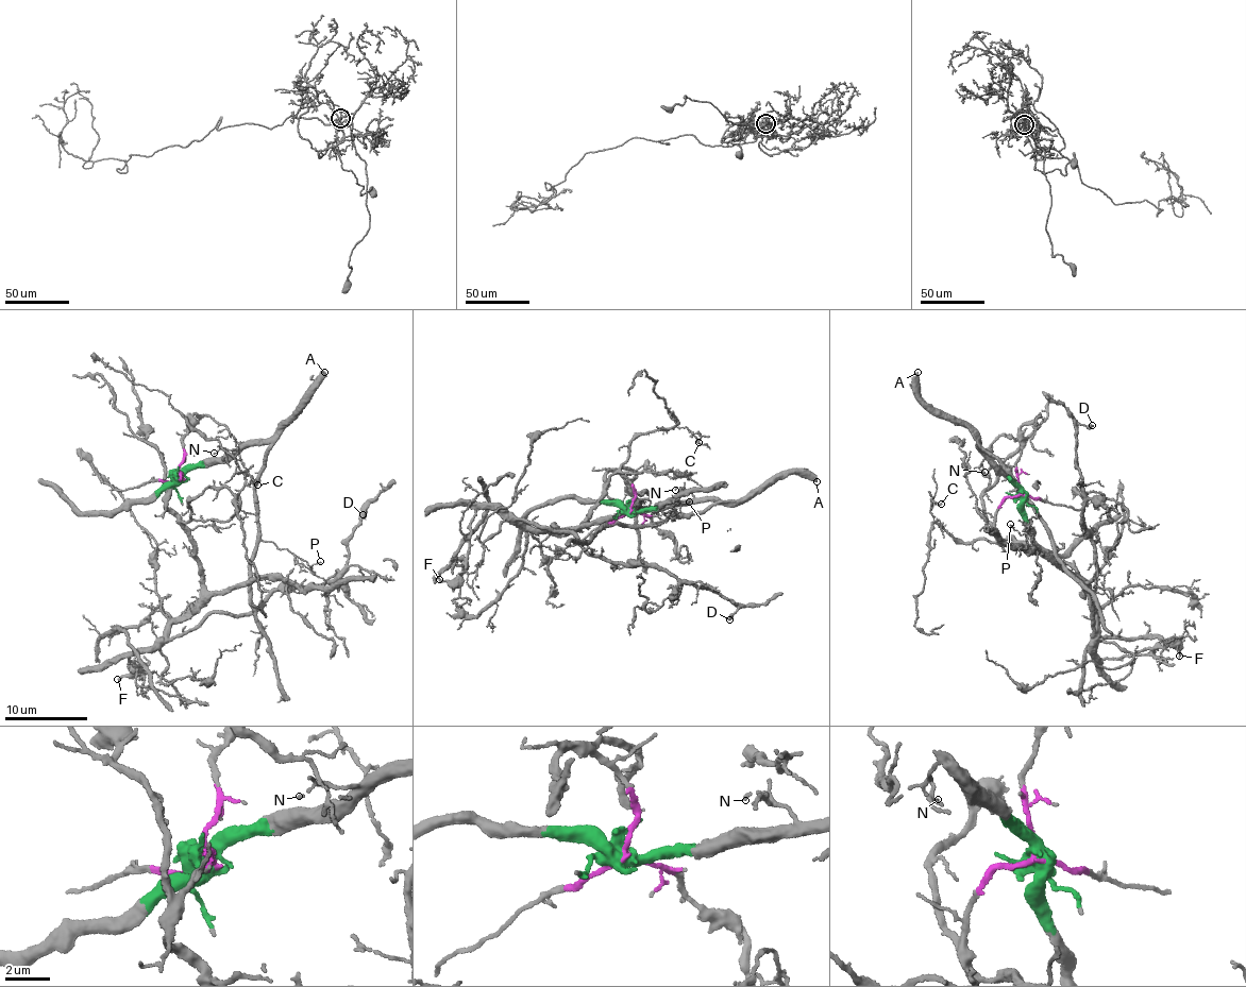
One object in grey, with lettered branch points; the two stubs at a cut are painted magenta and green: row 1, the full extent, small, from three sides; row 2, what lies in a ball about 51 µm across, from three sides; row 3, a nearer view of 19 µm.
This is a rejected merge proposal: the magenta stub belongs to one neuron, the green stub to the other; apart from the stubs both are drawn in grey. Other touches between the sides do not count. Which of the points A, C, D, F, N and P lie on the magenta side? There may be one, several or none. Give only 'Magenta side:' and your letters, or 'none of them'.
Magenta side: C, D, F

